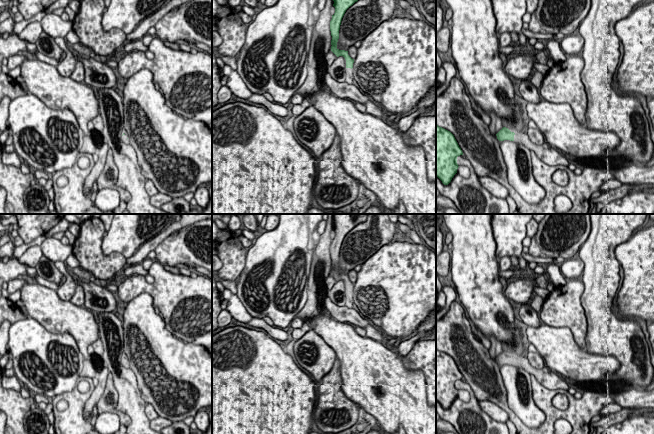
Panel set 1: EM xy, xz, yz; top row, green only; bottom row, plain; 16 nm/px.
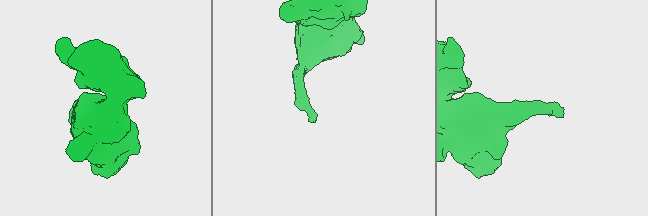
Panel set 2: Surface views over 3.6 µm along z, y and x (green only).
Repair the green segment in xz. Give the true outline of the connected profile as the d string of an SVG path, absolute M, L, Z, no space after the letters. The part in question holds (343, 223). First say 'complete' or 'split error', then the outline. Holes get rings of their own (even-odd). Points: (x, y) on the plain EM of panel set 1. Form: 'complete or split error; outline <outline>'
split error; outline M333 214L333 230L335 231L335 237L332 239L330 245L330 255L331 255L331 275L337 280L343 280L346 284L346 298L347 301L345 306L352 308L353 306L353 287L352 283L348 279L348 275L339 274L337 272L337 266L339 263L339 254L342 242L346 234L352 230L358 224L365 222L367 220L368 214Z

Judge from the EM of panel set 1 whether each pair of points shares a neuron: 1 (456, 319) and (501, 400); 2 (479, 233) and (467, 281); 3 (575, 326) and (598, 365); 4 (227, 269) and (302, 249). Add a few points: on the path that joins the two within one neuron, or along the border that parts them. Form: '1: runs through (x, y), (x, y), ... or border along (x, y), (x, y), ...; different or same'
1: runs through (456, 339), (467, 350), (485, 380); same
2: runs through (474, 245), (474, 269); same
3: border along (570, 329), (574, 341), (584, 349); different
4: border along (247, 251), (245, 266), (235, 280); different

